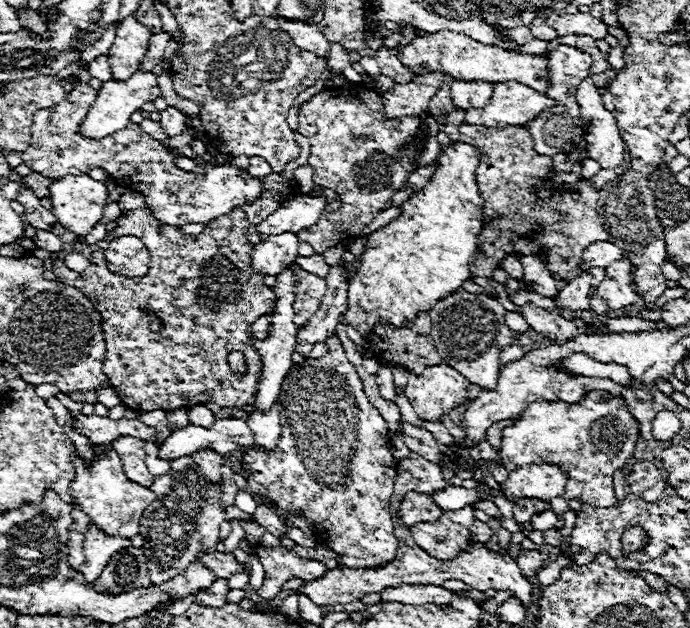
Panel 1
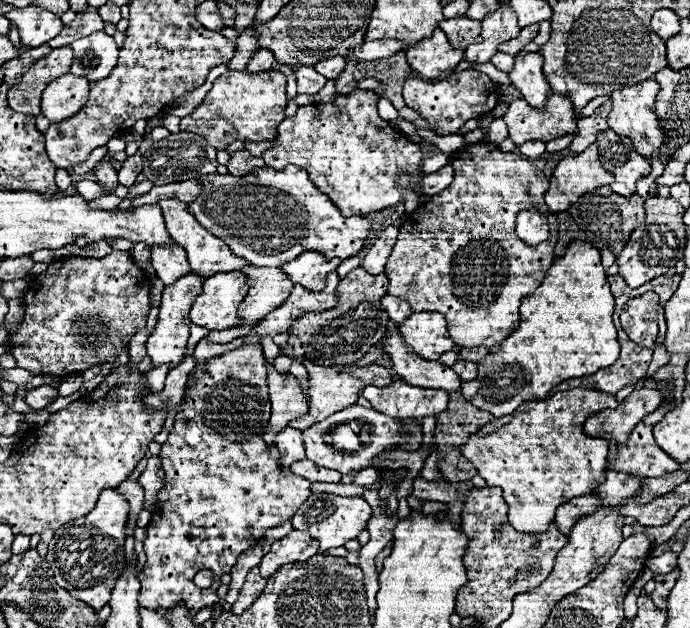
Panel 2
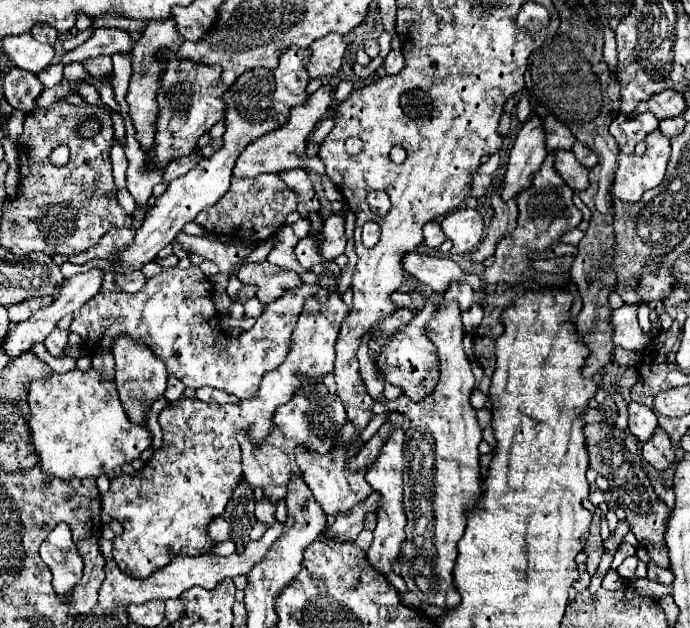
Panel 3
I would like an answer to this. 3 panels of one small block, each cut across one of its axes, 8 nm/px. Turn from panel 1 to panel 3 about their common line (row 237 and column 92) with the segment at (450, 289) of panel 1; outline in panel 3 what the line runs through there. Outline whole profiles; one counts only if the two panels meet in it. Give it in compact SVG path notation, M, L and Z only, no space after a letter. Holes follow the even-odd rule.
M70 370L34 380L28 390L30 438L42 472L70 478L98 478L130 464L152 444L146 426L130 424L112 382L102 382L96 370Z

